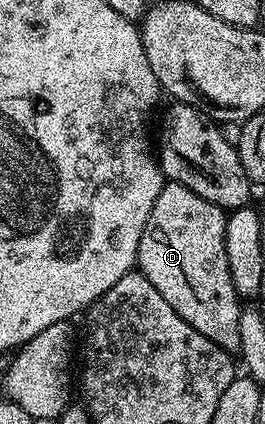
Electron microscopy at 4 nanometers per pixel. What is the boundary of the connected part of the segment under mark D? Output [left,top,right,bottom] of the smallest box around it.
[136,183,242,353]

